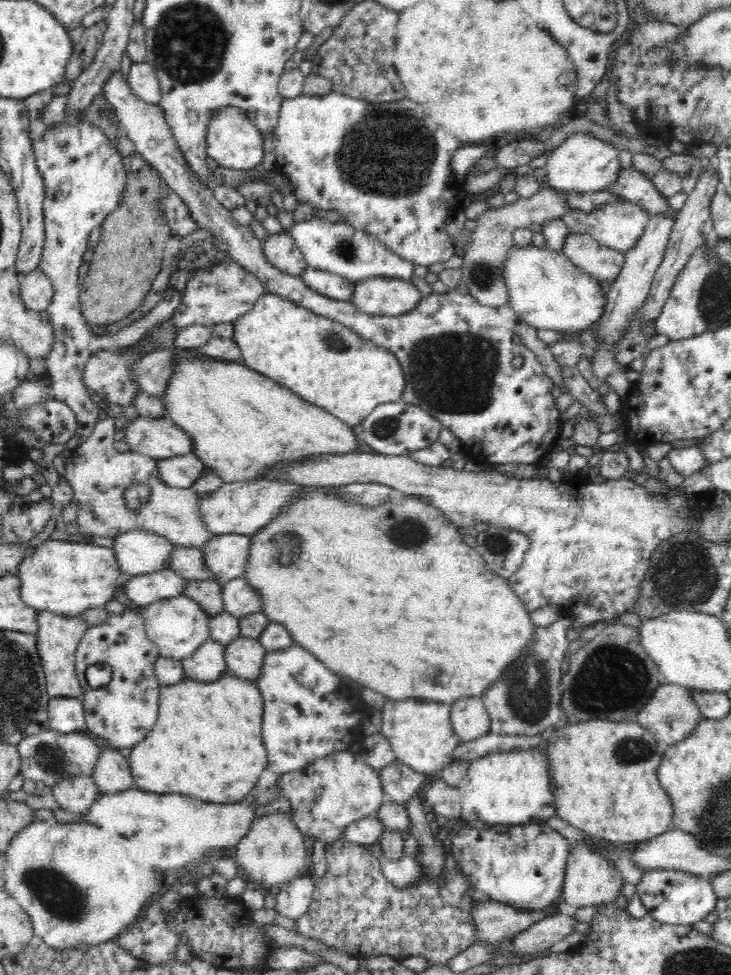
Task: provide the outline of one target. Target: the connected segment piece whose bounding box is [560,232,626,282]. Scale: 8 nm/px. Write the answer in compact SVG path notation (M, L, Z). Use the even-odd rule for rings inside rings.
M587 232L568 234L560 253L600 282L613 282L621 274L626 257L625 252L601 246Z

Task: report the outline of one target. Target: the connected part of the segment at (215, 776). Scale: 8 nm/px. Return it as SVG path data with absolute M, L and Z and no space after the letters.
M224 674L218 680L212 682L200 682L192 679L185 678L178 684L160 687L159 698L159 716L158 722L156 722L154 728L146 734L146 737L142 739L138 744L125 751L126 758L130 764L132 770L132 778L134 779L135 788L140 790L146 790L146 792L158 792L158 794L172 794L172 792L178 792L178 794L186 794L186 796L196 796L201 801L218 804L230 804L238 803L244 798L246 794L252 794L256 782L260 780L260 774L264 772L264 768L268 766L268 758L266 758L266 750L264 750L262 736L260 736L260 730L262 730L263 722L263 704L262 694L258 689L254 681L249 681L243 678L238 678L232 674Z

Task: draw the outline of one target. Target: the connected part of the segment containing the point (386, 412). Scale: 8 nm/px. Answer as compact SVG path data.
M402 399L396 402L384 402L372 410L360 424L362 438L372 450L392 456L406 456L411 452L428 448L434 441L438 440L441 428L431 414L424 412L419 406L404 402Z

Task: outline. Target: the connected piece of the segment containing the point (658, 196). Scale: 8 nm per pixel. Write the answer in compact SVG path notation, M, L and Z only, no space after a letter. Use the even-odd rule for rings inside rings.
M621 167L616 180L606 189L622 201L636 203L649 215L675 218L678 214L670 207L668 197L656 190L651 178L634 167Z

